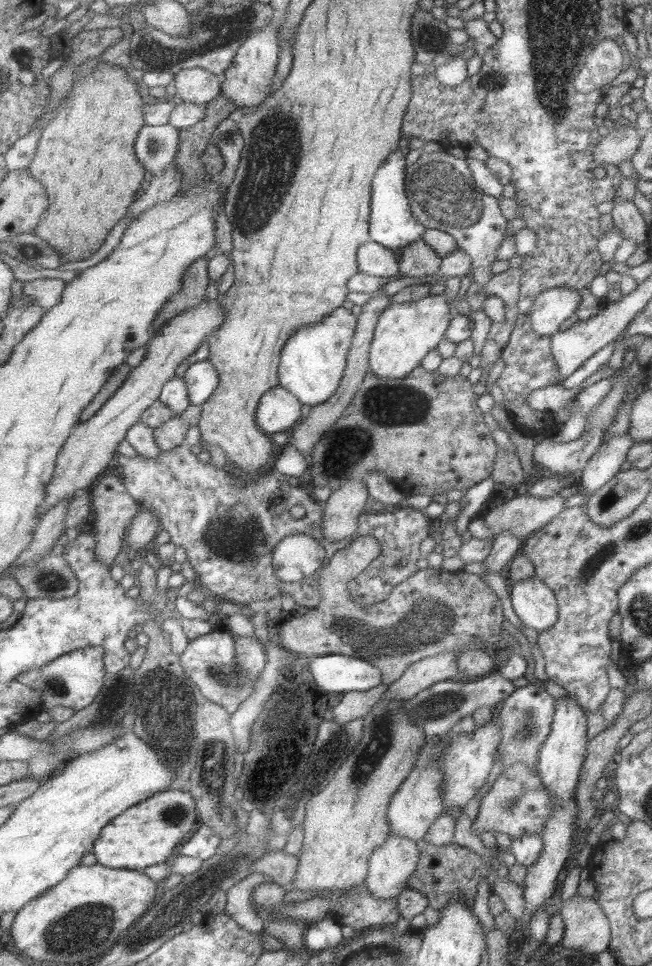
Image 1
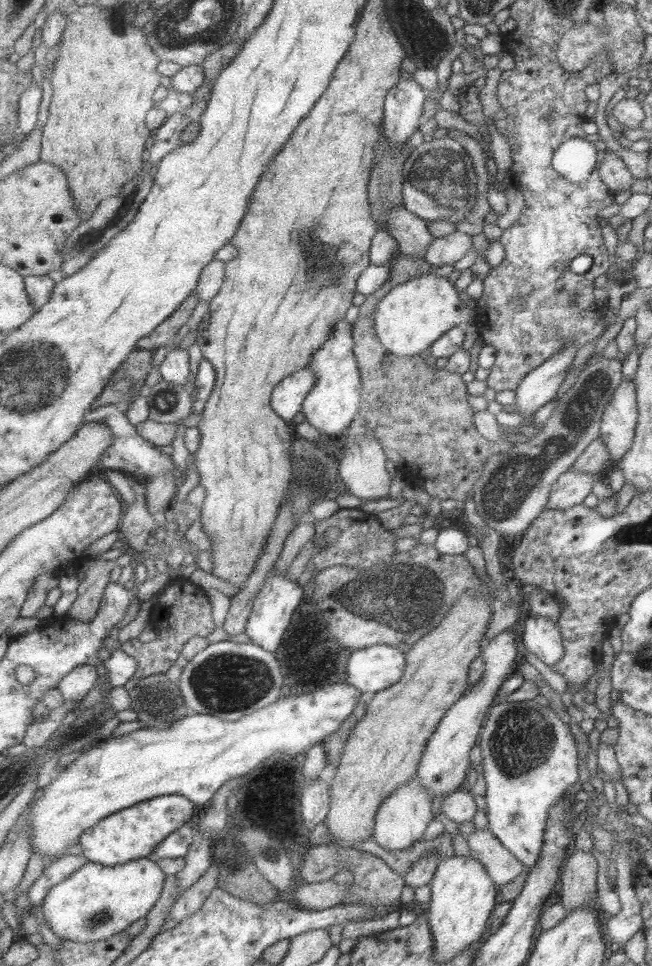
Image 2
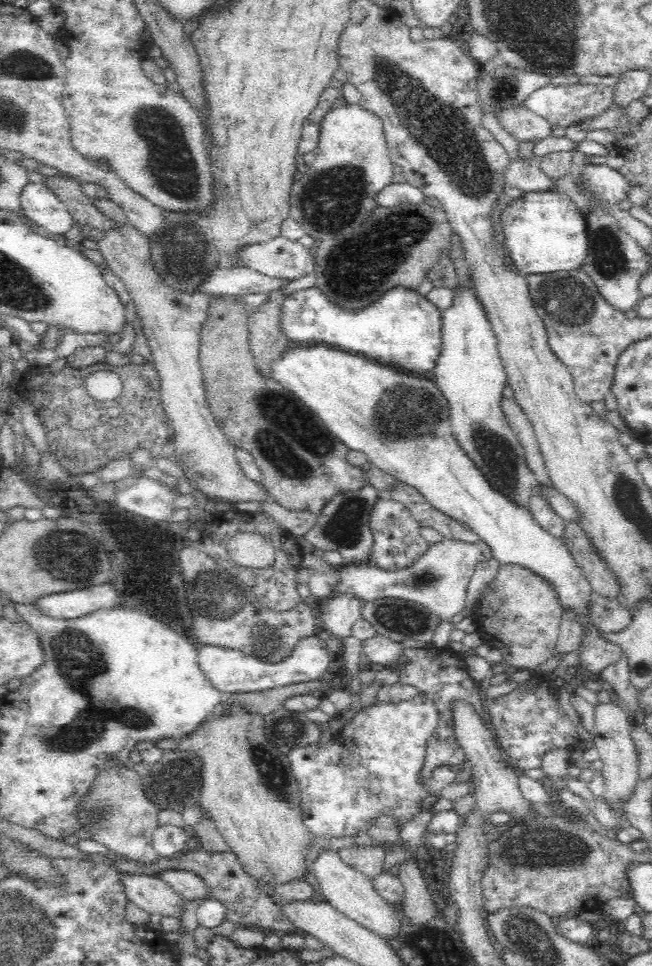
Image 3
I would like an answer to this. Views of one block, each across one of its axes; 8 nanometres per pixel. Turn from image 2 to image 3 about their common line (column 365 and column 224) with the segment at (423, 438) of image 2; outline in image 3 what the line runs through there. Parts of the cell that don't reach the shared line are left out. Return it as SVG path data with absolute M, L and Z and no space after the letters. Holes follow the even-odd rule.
M212 299L207 309L207 318L201 329L198 362L205 381L207 404L225 433L230 445L247 450L262 474L264 489L280 506L290 511L306 511L310 514L324 513L326 504L333 496L346 491L357 491L368 485L366 471L346 460L349 448L330 434L326 425L290 390L274 379L258 375L254 357L249 350L248 317L242 303Z

